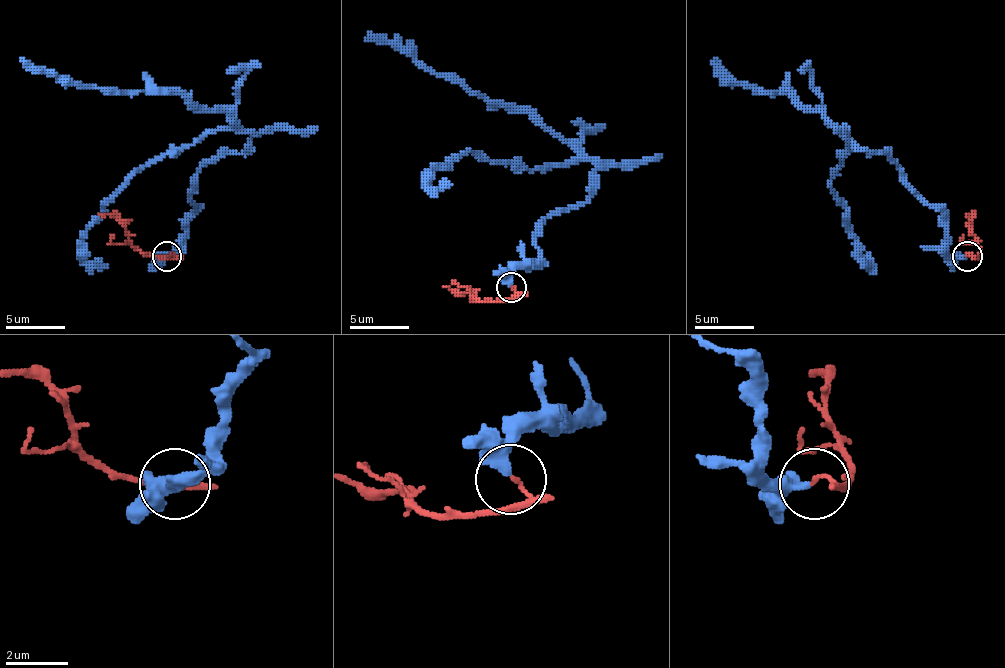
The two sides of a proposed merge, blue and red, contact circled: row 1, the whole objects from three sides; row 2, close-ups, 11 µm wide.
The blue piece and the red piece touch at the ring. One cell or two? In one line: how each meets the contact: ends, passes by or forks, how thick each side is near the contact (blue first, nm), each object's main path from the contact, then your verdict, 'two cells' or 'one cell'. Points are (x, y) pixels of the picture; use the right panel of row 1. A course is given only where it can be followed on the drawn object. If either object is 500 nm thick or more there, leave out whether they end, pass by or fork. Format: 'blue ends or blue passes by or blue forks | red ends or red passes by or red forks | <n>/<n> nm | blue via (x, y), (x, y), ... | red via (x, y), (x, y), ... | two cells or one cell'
blue forks | red passes by | 200/80 nm | blue via (966, 256), (948, 253), (948, 220), (888, 154), (861, 151), (822, 112), (786, 91), (747, 88), (717, 58) | red via (966, 256), (981, 253), (972, 217), (966, 214) | two cells

